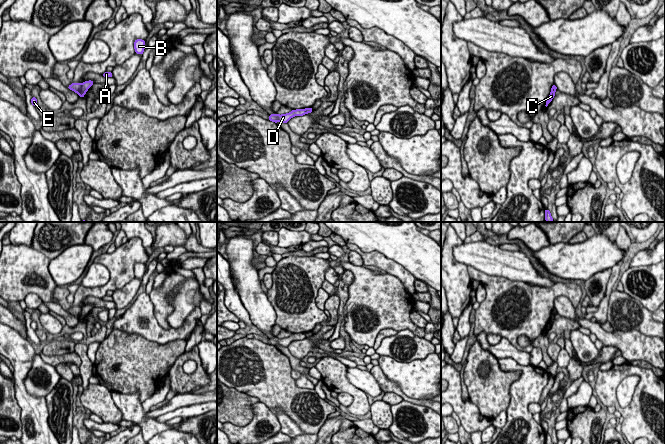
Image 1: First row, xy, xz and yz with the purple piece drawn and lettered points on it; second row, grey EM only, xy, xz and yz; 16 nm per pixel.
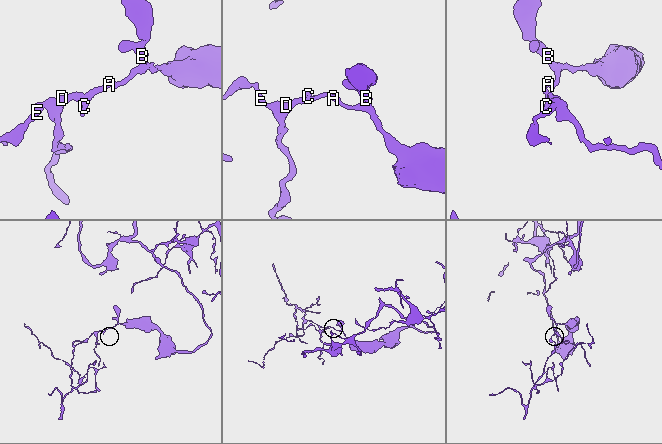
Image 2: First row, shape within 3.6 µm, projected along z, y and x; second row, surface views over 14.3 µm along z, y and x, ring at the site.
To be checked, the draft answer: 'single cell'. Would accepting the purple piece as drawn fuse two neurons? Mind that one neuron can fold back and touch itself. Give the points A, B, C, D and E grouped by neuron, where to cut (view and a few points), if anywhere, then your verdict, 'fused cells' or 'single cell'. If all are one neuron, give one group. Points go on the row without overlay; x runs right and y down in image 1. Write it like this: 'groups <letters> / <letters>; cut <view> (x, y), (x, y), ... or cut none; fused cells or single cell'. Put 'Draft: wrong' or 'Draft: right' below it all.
groups A B C / D E; cut xy (82, 308), (81, 314), (78, 317); fused cells
Draft: wrong

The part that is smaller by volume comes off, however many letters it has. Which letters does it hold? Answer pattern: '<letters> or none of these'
D, E

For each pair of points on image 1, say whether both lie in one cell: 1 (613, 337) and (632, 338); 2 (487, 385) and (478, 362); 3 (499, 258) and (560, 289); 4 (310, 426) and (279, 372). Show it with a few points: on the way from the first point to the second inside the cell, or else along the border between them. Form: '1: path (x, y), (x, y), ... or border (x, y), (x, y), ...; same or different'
1: path (618, 338), (627, 338); same
2: path (481, 379), (478, 376), (477, 368); same
3: border (554, 283), (548, 287), (535, 286); different
4: path (297, 415), (292, 409), (291, 400), (279, 386); same

